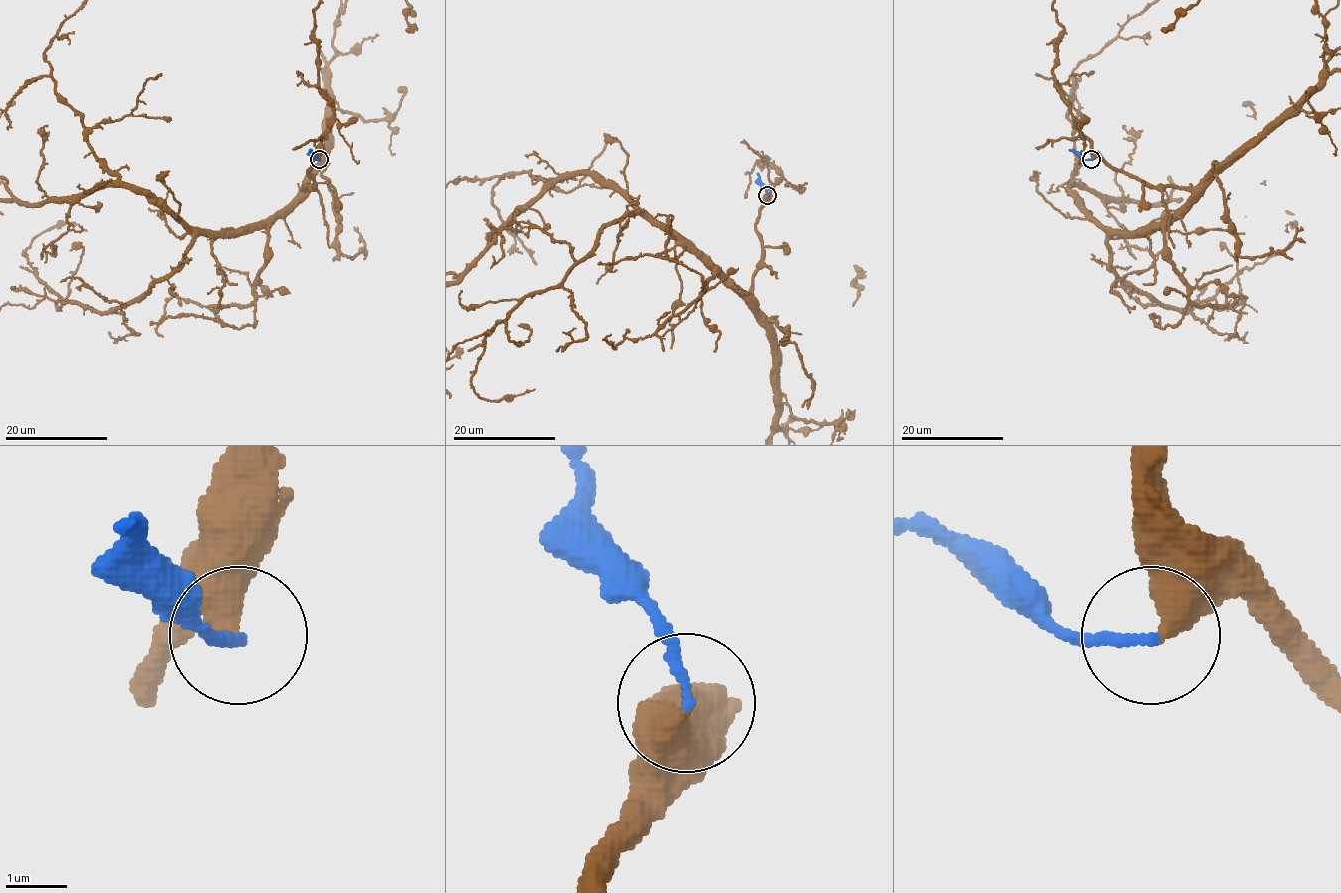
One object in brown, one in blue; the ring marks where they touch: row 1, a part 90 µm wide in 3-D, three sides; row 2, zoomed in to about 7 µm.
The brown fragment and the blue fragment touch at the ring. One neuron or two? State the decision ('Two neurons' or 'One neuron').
Two neurons

